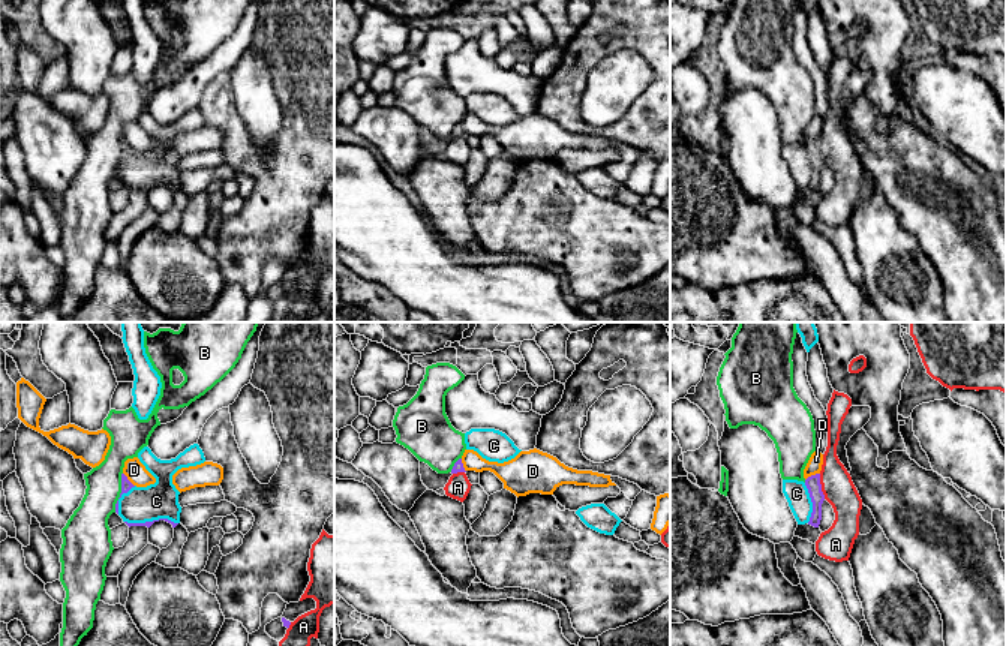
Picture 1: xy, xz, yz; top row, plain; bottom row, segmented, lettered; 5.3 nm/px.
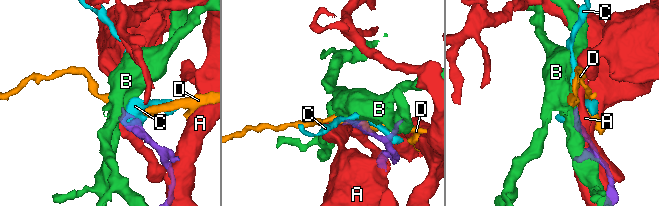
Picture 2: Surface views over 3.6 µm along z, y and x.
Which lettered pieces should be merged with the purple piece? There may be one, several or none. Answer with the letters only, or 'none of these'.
C

